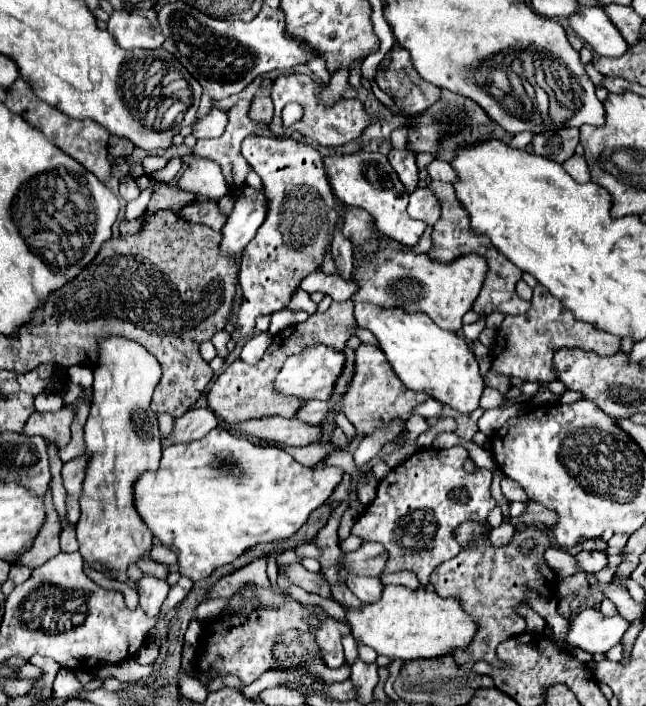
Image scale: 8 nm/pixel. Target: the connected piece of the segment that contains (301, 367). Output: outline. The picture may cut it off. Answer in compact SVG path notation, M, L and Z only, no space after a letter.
M316 345L316 347L304 349L302 353L286 359L284 367L280 369L280 373L274 381L274 389L276 389L276 393L284 393L286 397L300 397L302 401L312 401L312 399L326 401L332 395L332 387L334 387L338 375L342 373L342 367L344 367L342 351L324 347L324 345Z

